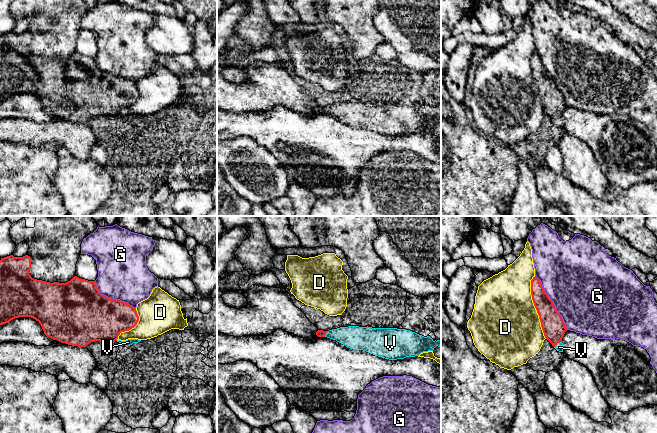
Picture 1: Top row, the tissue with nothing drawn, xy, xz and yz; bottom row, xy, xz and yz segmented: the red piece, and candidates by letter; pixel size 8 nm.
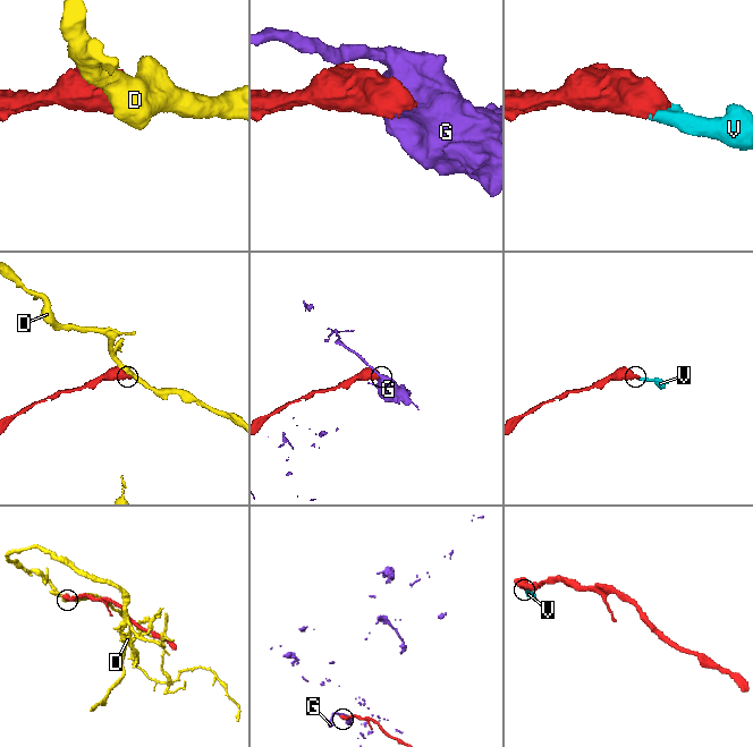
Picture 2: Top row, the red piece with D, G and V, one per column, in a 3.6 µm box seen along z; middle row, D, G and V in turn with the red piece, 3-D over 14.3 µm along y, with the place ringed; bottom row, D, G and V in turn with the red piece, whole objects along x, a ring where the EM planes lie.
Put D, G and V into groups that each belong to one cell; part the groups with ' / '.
D / G / V

